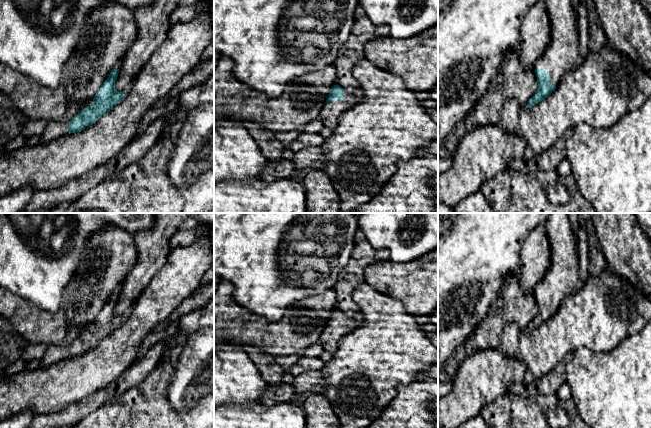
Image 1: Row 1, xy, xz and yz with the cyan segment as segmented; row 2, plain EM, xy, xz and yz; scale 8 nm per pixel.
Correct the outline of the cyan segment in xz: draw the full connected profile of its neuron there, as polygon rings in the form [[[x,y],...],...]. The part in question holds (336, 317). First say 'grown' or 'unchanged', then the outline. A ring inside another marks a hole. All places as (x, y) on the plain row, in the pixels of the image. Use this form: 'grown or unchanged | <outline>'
grown | [[[334,309],[320,338],[324,351],[334,354],[340,340],[353,332],[361,323],[361,317],[349,318],[339,309]]]

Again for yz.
grown | [[[551,213],[545,223],[545,229],[551,245],[551,263],[548,273],[535,289],[538,313],[527,326],[528,332],[532,332],[548,321],[556,313],[561,303],[583,285],[579,276],[578,241],[570,223],[568,213]]]

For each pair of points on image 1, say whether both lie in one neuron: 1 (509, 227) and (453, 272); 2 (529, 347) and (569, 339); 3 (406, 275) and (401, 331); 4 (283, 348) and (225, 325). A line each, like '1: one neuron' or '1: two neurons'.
1: one neuron
2: one neuron
3: two neurons
4: one neuron

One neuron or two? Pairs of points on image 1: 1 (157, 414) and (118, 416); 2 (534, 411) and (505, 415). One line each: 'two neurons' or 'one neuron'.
1: one neuron
2: one neuron

